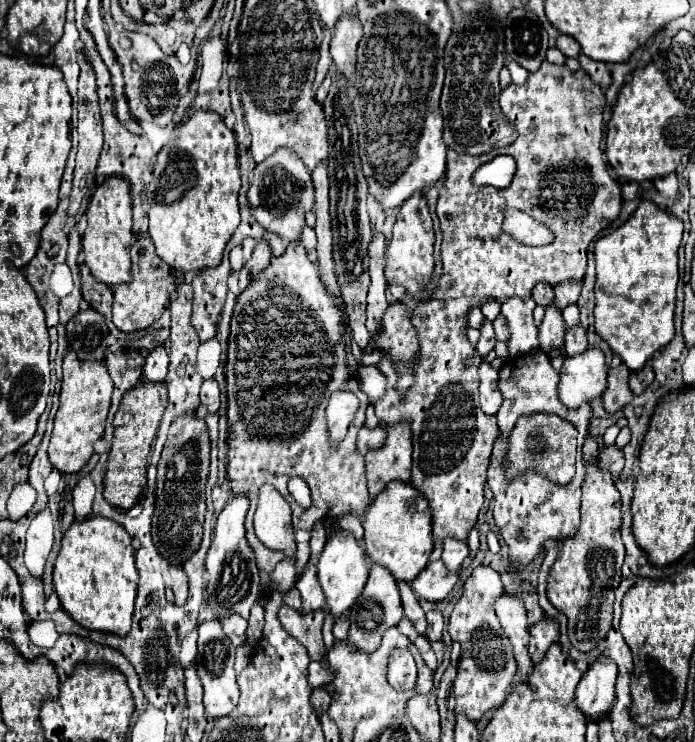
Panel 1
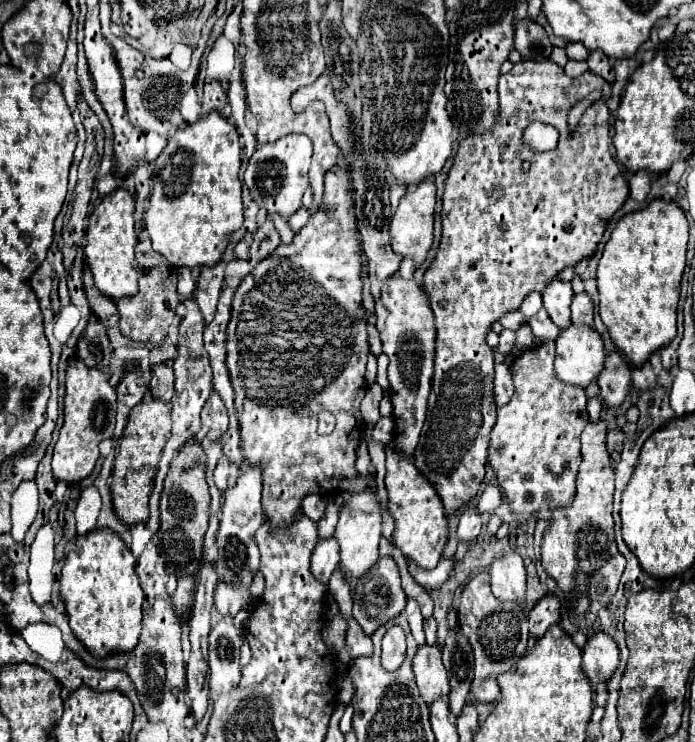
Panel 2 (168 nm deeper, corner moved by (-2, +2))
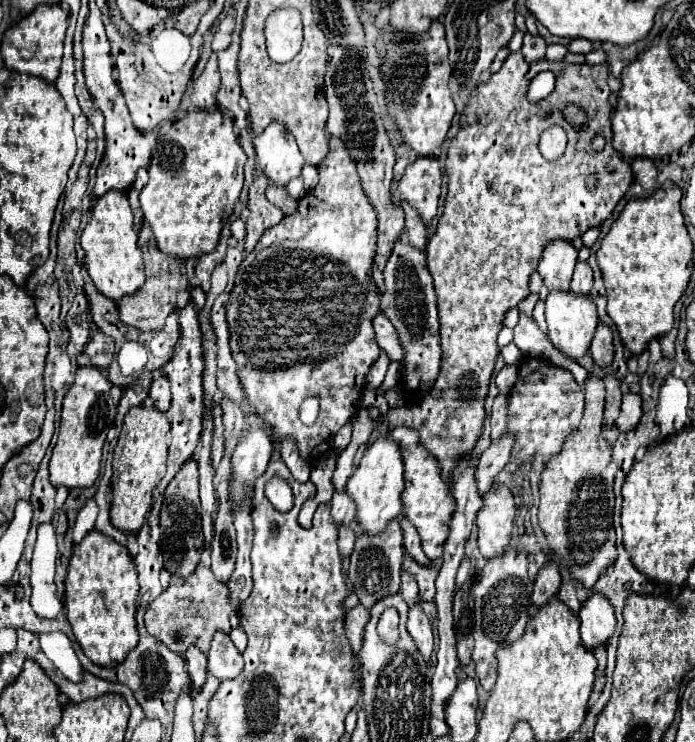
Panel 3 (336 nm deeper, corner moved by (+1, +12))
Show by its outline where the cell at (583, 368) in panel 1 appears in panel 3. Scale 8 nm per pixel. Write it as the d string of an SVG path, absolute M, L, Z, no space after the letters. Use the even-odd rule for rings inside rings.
M550 290L546 296L546 322L548 336L554 342L554 346L564 350L570 358L578 360L590 348L598 324L598 314L590 296L576 296L572 290Z

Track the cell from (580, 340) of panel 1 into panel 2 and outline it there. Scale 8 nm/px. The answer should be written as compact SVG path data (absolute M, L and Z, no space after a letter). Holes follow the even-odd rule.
M585 292L577 294L573 298L571 314L573 314L573 322L579 322L579 326L583 326L583 324L593 326L593 302Z

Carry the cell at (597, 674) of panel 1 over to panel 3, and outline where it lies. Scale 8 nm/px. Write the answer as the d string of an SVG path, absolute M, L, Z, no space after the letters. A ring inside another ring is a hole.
M592 594L578 612L582 642L594 650L600 644L606 644L614 632L616 618L612 604L602 594Z

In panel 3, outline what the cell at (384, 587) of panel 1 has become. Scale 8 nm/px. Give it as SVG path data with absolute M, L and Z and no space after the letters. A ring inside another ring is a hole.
M398 522L388 524L388 528L384 528L384 532L380 532L380 536L360 534L360 538L356 540L354 552L350 556L348 576L354 582L354 588L356 588L356 594L358 594L362 606L372 608L384 596L398 592L402 558L404 558L404 542L402 542L402 530L400 530Z

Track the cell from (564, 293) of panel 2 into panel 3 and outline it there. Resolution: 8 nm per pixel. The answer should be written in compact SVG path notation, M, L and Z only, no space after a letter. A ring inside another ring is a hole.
M552 240L538 264L538 272L550 290L564 290L570 286L572 272L578 260L578 250L568 240Z

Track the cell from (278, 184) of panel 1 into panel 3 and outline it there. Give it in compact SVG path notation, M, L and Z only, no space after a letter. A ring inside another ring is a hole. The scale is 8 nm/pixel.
M272 120L254 140L254 150L262 172L272 184L288 184L292 178L300 176L304 158L300 156L294 136L278 120Z

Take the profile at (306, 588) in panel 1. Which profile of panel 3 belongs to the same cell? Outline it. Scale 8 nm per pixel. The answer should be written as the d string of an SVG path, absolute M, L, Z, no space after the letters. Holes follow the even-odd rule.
M334 490L332 496L332 518L336 526L354 526L354 508L356 504L352 504L352 498L348 496L346 490Z

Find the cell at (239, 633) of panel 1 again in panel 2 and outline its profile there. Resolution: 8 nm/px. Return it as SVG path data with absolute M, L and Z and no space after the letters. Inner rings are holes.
M225 582L217 584L215 590L215 614L219 618L233 618L241 606L249 606L251 596L245 590L237 590L227 586Z

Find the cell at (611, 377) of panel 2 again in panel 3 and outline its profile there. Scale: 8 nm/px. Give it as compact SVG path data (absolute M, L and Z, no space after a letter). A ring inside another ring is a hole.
M602 320L596 326L596 336L592 338L592 344L590 344L590 354L598 368L608 368L612 364L612 358L614 358L612 332L608 324L604 324Z

